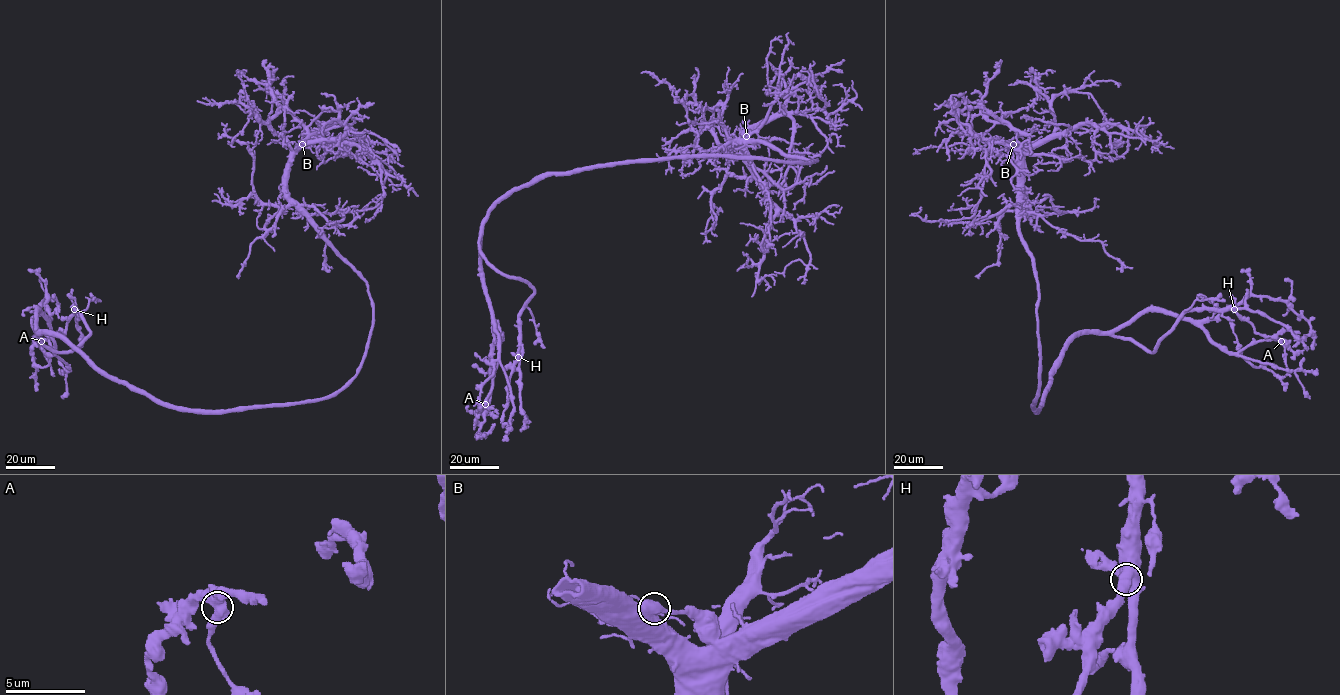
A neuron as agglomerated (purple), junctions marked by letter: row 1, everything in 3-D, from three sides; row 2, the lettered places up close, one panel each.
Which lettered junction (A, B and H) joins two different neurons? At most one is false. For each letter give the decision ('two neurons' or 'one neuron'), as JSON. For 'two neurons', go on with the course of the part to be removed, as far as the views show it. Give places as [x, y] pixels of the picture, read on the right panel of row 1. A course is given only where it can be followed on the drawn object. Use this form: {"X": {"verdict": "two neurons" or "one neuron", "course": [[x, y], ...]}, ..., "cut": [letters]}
{"A": {"verdict": "one neuron"}, "B": {"verdict": "two neurons", "course": [[1013, 144], [1018, 144], [1023, 151], [1026, 171]]}, "H": {"verdict": "one neuron"}, "cut": ["B"]}

